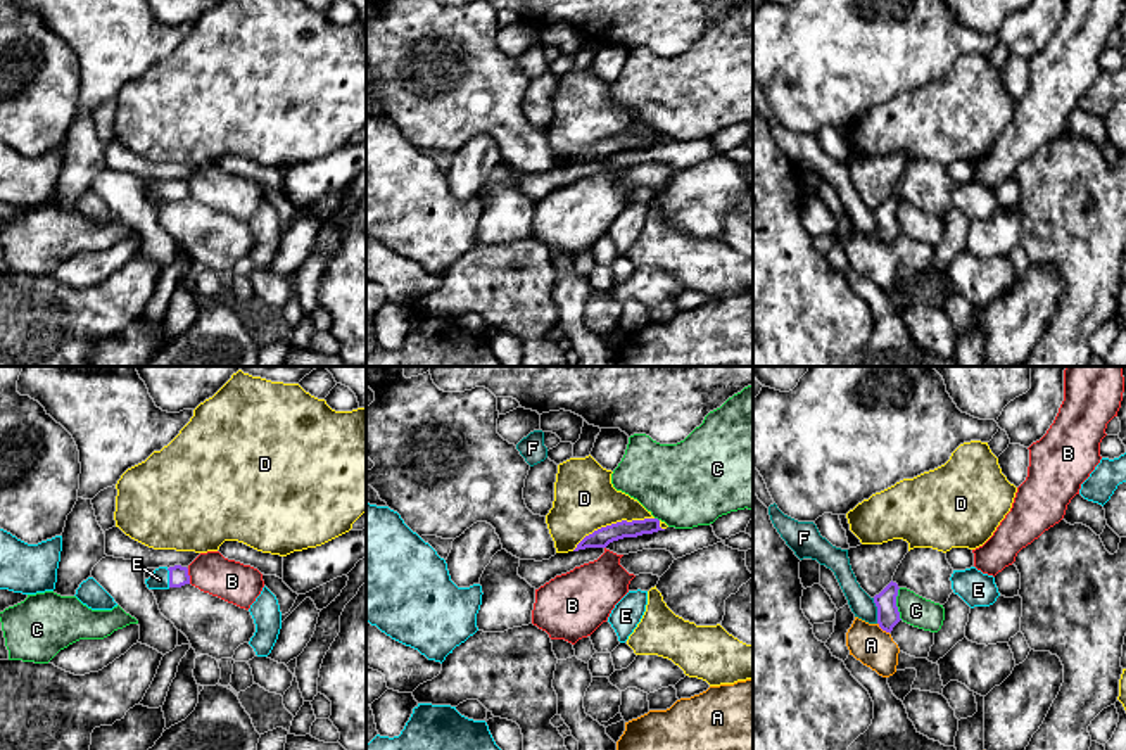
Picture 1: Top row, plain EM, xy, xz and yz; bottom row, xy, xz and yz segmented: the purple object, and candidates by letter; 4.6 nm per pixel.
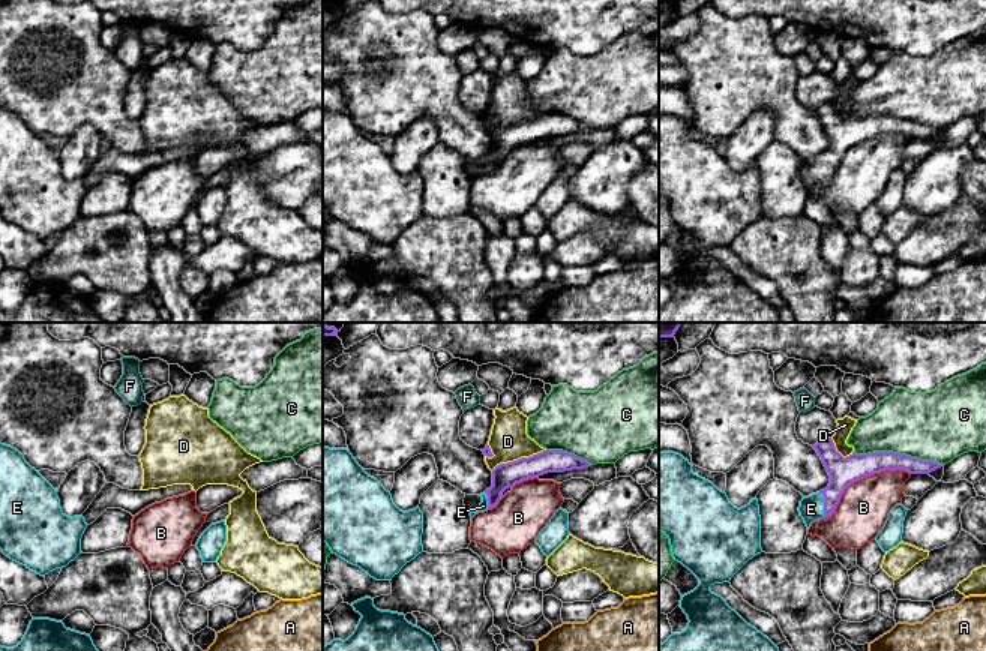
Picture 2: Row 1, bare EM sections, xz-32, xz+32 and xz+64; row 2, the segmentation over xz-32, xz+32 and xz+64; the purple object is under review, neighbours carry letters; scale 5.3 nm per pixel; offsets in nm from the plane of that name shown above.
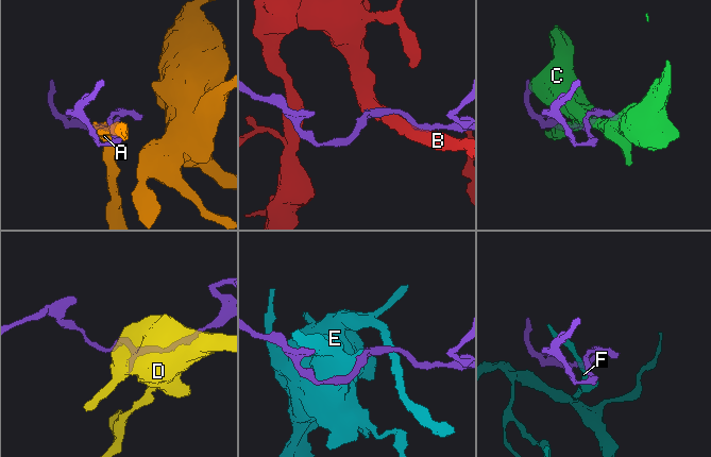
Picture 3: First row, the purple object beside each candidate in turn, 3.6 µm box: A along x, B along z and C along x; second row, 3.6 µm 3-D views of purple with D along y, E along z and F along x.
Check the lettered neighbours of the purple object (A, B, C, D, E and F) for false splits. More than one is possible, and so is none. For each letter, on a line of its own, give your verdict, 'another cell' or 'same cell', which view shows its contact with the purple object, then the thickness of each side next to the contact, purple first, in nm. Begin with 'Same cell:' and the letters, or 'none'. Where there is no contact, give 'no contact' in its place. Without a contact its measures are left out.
Same cell: E
A: another cell; contact in yz; calibres 110 and 180 nm
B: another cell; contact in xy; calibres 100 and 190 nm
C: another cell; contact in yz; calibres 110 and 140 nm
D: another cell; contact in xz; calibres 90 and 280 nm
E: same cell; contact in xy; calibres 100 and 90 nm
F: another cell; contact in yz; calibres 110 and 110 nm

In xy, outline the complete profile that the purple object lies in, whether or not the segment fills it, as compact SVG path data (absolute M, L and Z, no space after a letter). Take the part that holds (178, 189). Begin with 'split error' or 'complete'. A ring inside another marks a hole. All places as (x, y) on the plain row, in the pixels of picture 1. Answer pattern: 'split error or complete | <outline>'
split error | M181 178L174 180L159 180L154 187L145 192L149 202L169 202L169 200L181 200L190 197L188 181Z

